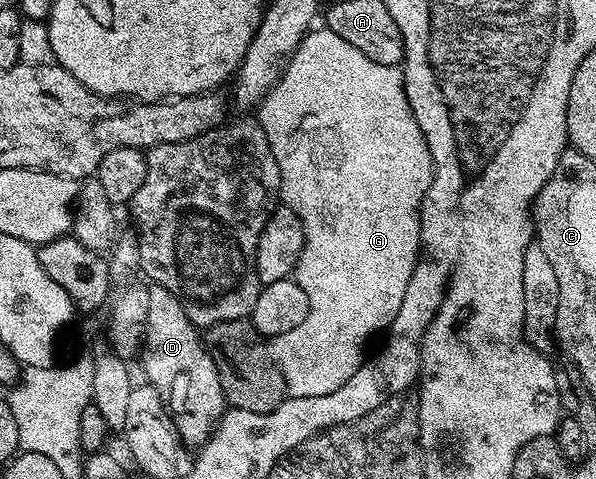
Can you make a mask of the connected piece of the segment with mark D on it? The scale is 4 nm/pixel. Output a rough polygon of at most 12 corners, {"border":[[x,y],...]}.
{"border":[[150,288],[141,360],[201,448],[228,407],[177,296]]}

